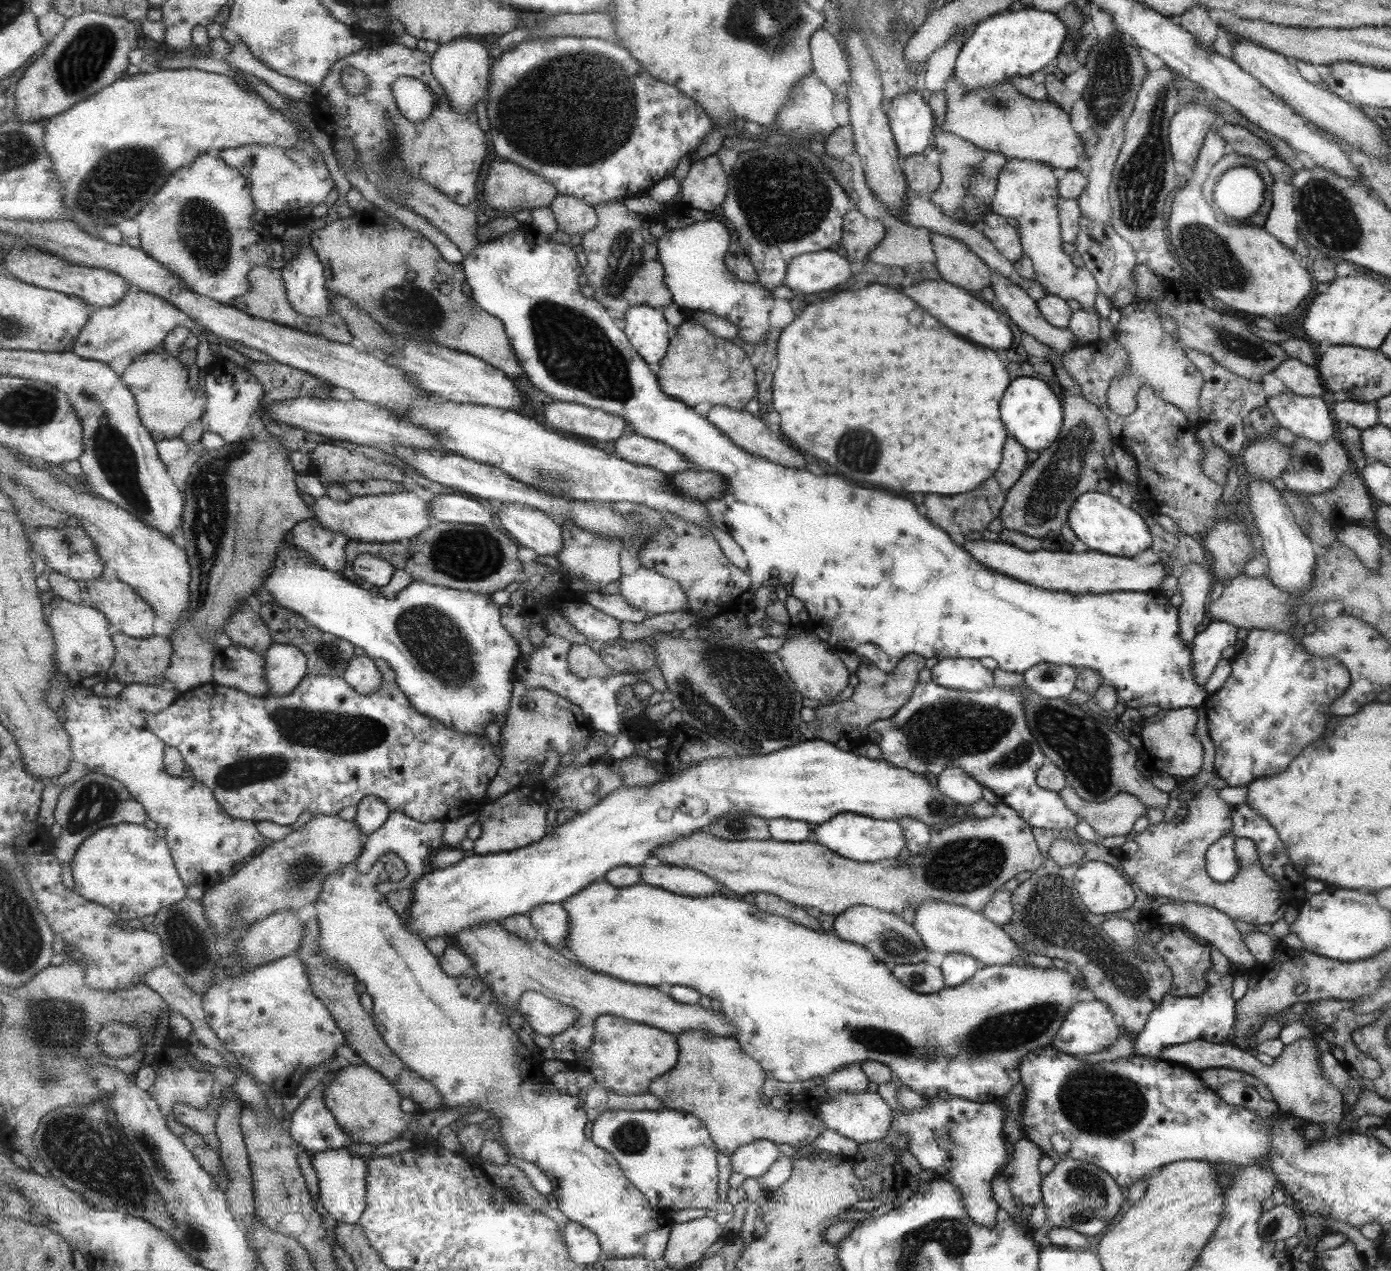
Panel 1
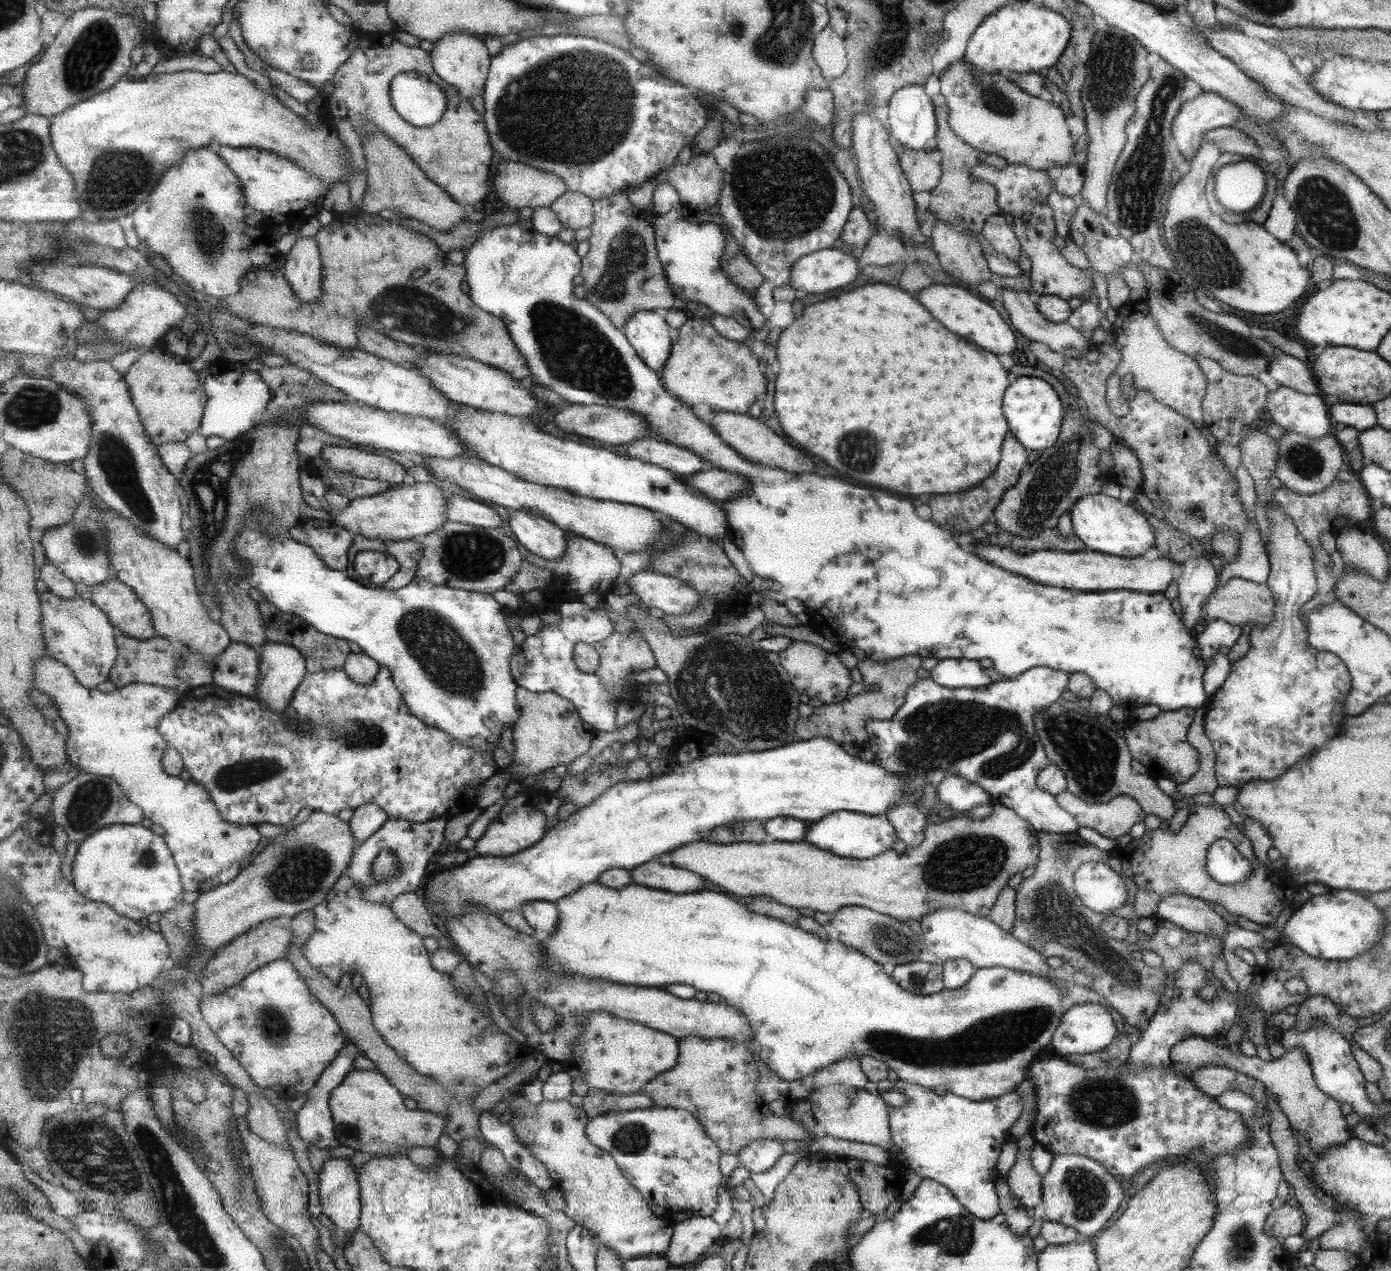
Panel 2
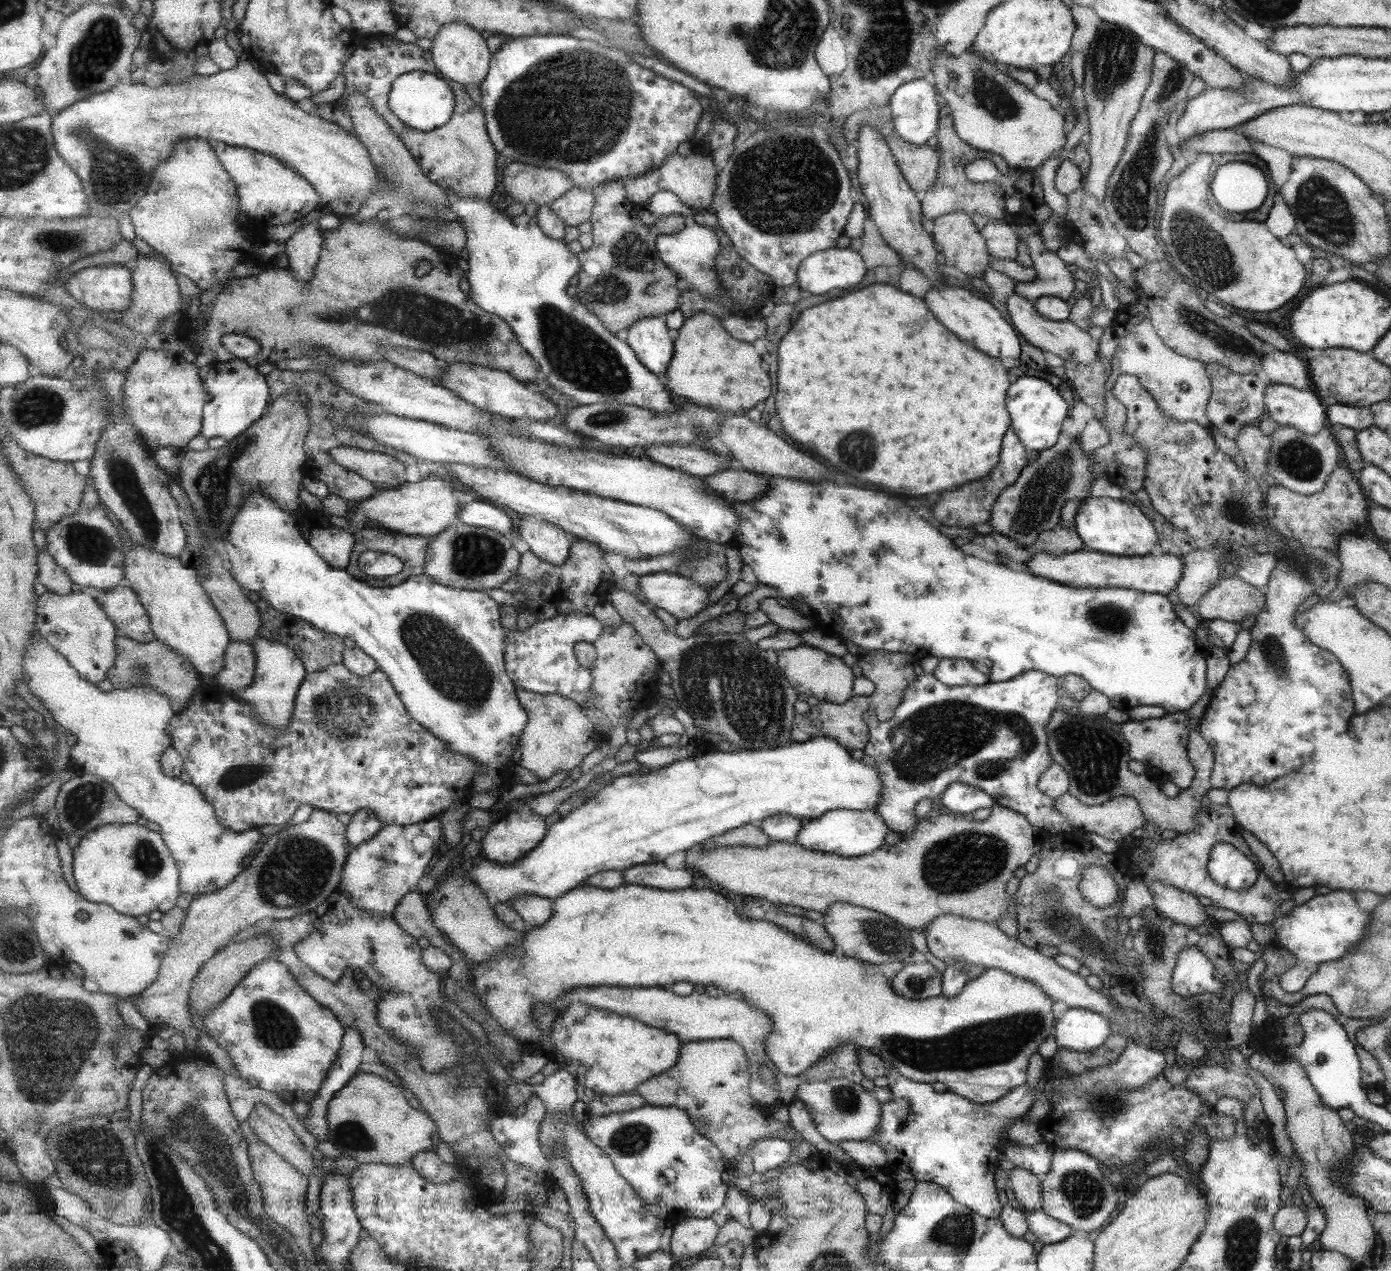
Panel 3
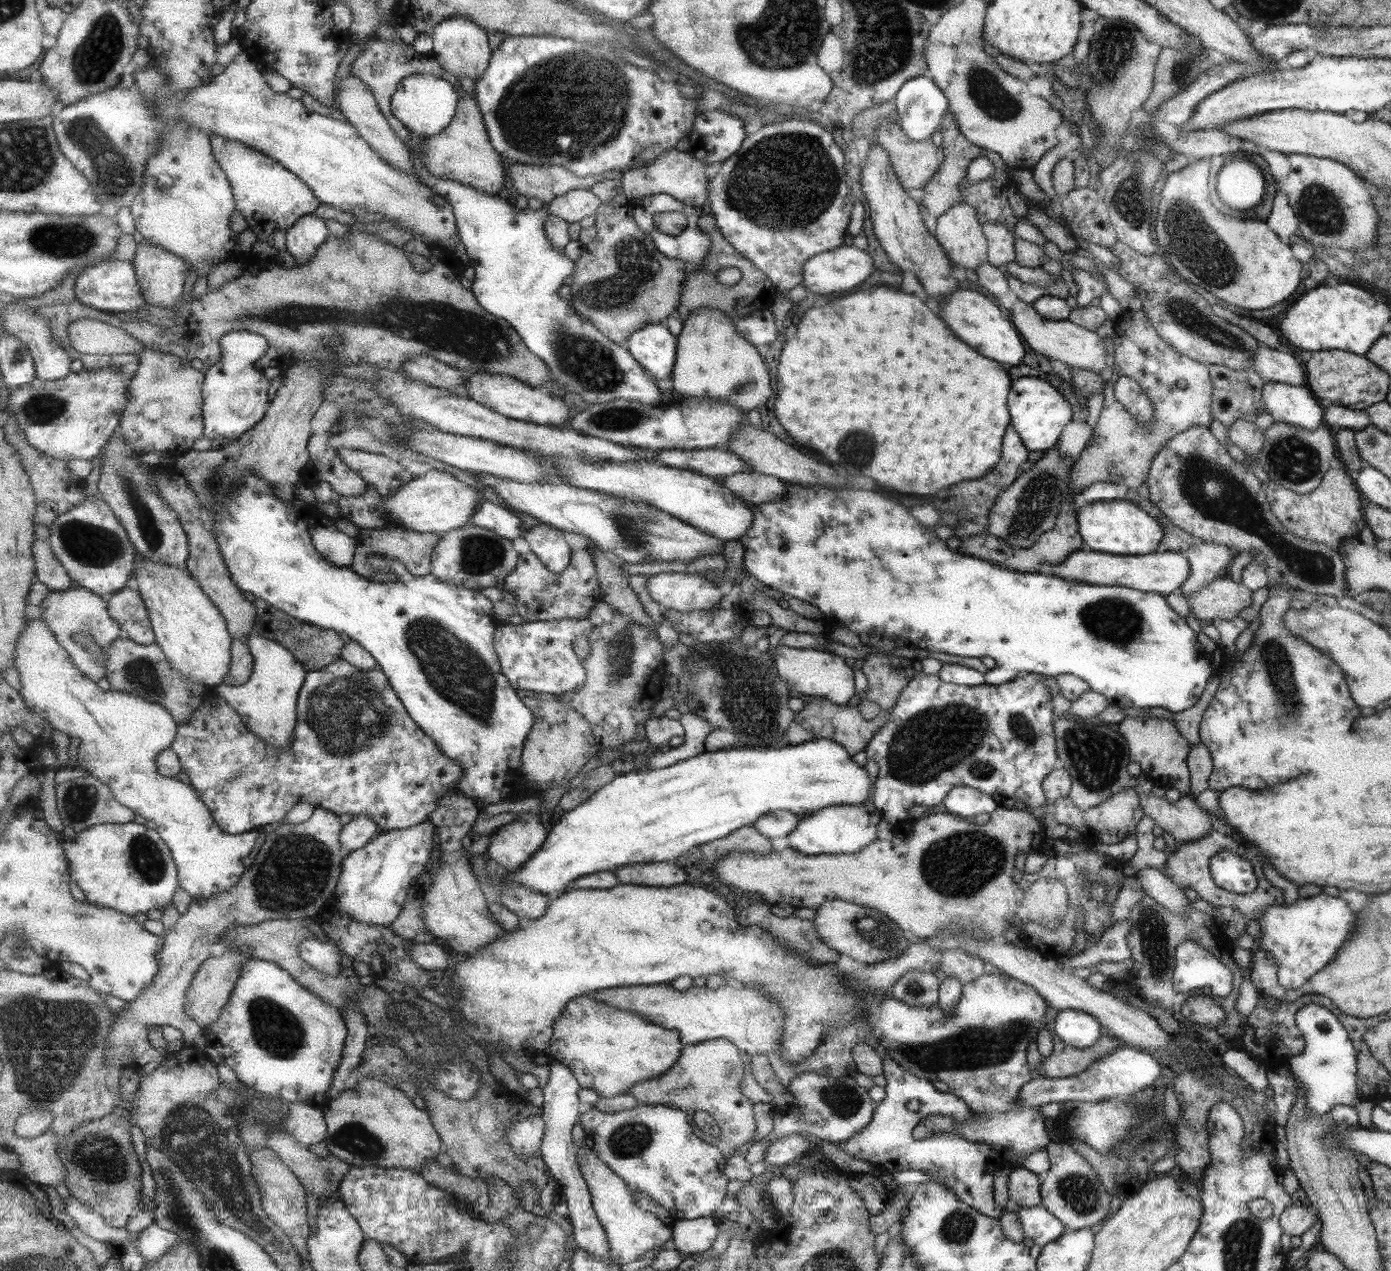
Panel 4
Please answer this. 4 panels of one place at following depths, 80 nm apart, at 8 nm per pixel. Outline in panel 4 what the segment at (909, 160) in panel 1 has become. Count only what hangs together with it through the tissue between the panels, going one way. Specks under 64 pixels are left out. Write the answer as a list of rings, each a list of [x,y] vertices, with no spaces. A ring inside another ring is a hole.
[[[878,119],[871,143],[879,143],[888,152],[894,173],[907,188],[923,188],[939,166],[939,154],[931,140],[915,142],[903,134],[897,122]]]

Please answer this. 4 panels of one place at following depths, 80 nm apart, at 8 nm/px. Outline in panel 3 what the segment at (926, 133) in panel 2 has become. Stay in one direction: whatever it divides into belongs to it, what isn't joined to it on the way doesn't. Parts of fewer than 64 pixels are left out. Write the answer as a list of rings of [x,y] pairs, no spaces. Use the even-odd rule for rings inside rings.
[[[923,78],[900,84],[887,107],[894,133],[905,142],[921,146],[938,130],[935,94]]]

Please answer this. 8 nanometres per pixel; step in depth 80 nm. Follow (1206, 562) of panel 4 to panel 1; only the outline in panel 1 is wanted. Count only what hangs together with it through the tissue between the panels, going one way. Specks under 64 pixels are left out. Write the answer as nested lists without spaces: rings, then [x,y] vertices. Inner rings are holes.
[[[1193,562],[1183,566],[1183,572],[1179,574],[1176,582],[1179,583],[1179,592],[1182,603],[1179,607],[1180,637],[1186,646],[1192,646],[1195,636],[1195,626],[1205,618],[1205,602],[1209,596],[1209,584],[1211,574],[1209,570],[1203,570],[1202,564]]]

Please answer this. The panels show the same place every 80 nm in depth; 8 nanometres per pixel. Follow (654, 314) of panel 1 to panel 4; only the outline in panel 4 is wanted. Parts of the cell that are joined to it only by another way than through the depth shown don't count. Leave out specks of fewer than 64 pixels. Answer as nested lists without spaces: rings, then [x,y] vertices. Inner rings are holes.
[[[666,322],[647,324],[627,340],[628,349],[656,380],[671,379],[678,354],[678,338],[675,340],[675,337]]]

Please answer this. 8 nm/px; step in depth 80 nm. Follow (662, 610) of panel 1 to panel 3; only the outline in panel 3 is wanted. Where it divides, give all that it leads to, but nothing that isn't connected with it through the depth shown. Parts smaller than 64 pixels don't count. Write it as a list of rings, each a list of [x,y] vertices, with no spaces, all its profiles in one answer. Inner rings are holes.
[[[669,572],[647,574],[638,580],[640,592],[648,603],[676,617],[697,616],[707,606],[708,591],[695,580]]]

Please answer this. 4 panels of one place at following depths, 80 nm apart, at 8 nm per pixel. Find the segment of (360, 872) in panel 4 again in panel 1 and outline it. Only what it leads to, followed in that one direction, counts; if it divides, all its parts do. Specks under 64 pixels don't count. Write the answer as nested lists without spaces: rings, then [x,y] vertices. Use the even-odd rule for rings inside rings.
[[[394,812],[378,832],[367,837],[363,853],[358,858],[355,866],[357,866],[359,872],[369,872],[369,870],[373,870],[373,866],[379,862],[379,858],[381,858],[383,854],[388,852],[395,853],[395,855],[405,862],[408,873],[400,881],[385,881],[379,883],[378,889],[386,896],[386,894],[392,890],[413,888],[417,880],[425,874],[425,866],[427,866],[427,862],[430,862],[429,858],[431,858],[431,854],[433,854],[437,848],[445,847],[443,841],[444,826],[444,822],[433,821],[426,823],[410,818],[405,812]]]

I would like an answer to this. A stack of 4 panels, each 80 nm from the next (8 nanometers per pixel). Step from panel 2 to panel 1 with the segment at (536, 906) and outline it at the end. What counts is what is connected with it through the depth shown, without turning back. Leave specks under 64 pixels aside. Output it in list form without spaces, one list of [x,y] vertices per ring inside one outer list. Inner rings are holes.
[[[563,903],[539,906],[535,911],[531,911],[529,916],[542,940],[565,953],[567,958],[578,960],[576,954],[566,947],[570,935],[570,922]]]

